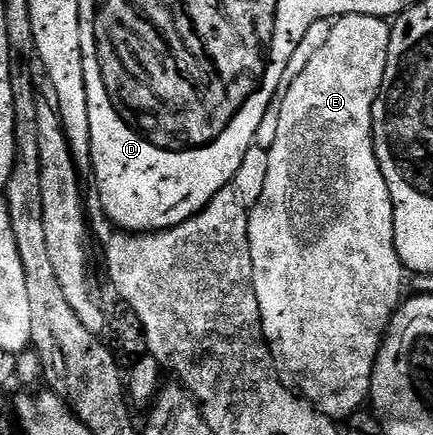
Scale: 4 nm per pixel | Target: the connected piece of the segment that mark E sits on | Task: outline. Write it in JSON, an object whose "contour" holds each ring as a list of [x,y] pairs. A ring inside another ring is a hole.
{"contour":[[[341,16],[333,23],[332,28],[330,39],[323,45],[322,50],[310,59],[306,70],[295,79],[283,99],[278,134],[272,148],[268,150],[270,168],[266,175],[265,190],[262,192],[262,198],[258,198],[258,202],[251,205],[248,214],[248,237],[254,266],[254,294],[258,294],[262,330],[265,340],[268,341],[268,348],[272,351],[273,361],[278,362],[283,371],[284,368],[288,371],[287,379],[291,387],[317,410],[333,418],[347,418],[353,412],[361,411],[369,399],[372,391],[372,371],[384,344],[384,335],[387,334],[396,309],[400,307],[406,292],[406,269],[396,249],[392,195],[384,177],[382,161],[376,155],[372,130],[376,99],[380,97],[380,87],[384,84],[392,30],[389,21],[379,16]]]}

